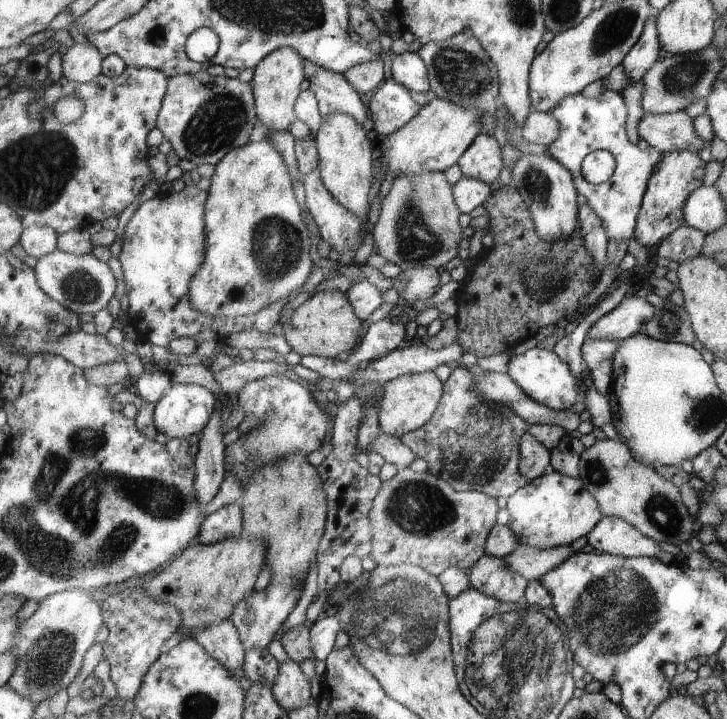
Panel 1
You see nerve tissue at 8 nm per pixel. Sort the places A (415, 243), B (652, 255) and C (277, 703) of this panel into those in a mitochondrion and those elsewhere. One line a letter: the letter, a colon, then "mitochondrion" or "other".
A: mitochondrion
B: other
C: other

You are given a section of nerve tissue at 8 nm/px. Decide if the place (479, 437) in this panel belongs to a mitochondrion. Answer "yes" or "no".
yes

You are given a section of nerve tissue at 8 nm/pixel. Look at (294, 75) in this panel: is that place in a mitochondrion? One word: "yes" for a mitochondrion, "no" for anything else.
no

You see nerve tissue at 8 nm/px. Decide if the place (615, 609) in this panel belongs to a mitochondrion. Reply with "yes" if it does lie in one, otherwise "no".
yes

